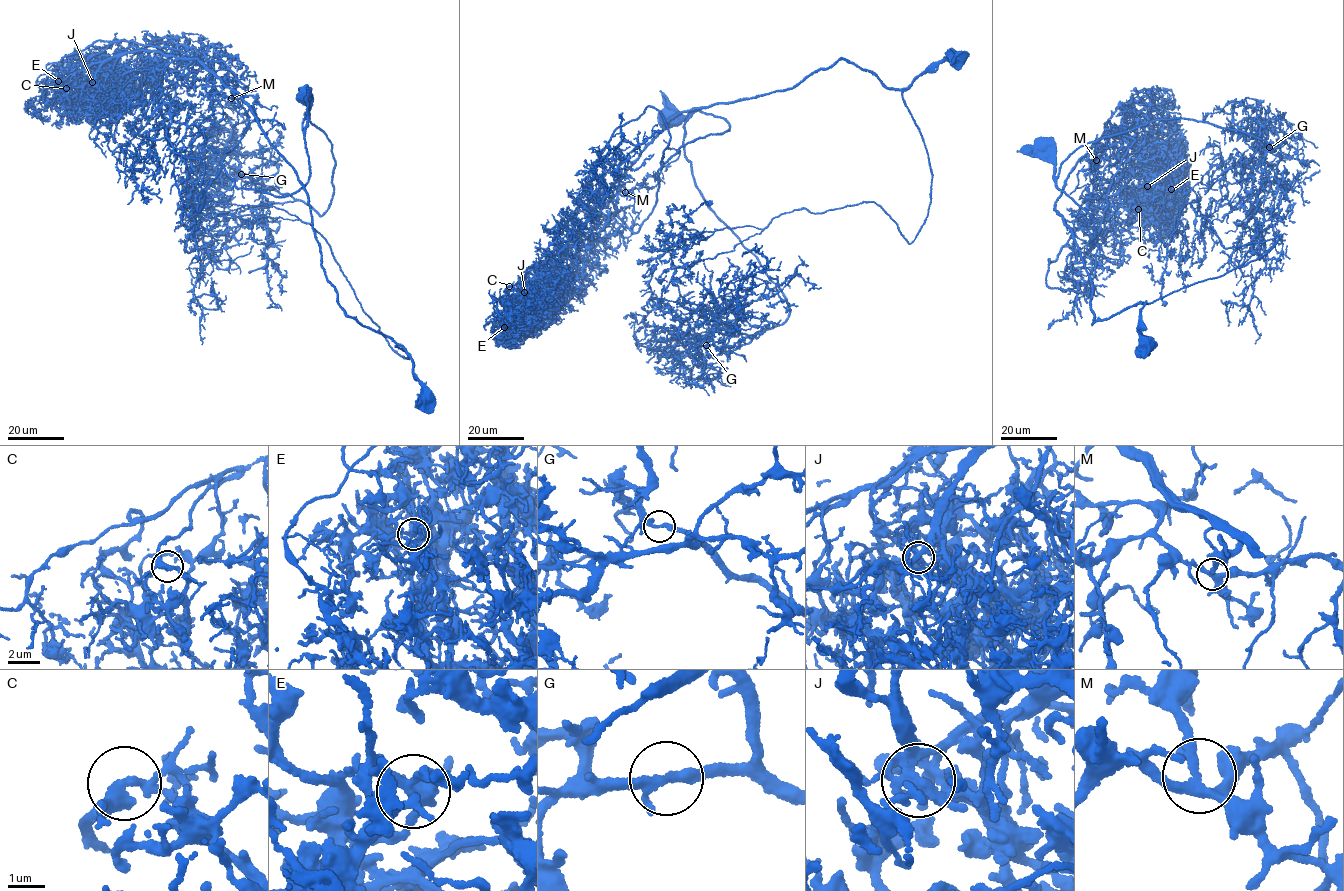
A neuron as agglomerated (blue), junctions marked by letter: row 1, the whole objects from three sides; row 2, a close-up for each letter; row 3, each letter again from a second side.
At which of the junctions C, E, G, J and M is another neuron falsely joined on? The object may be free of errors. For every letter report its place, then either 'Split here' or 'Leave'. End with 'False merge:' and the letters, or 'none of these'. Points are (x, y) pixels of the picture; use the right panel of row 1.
C: Place: (1138, 209). Leave
E: Place: (1171, 189). Leave
G: Place: (1269, 147). Leave
J: Place: (1147, 186). Split here
M: Place: (1096, 160). Leave
False merge: J

